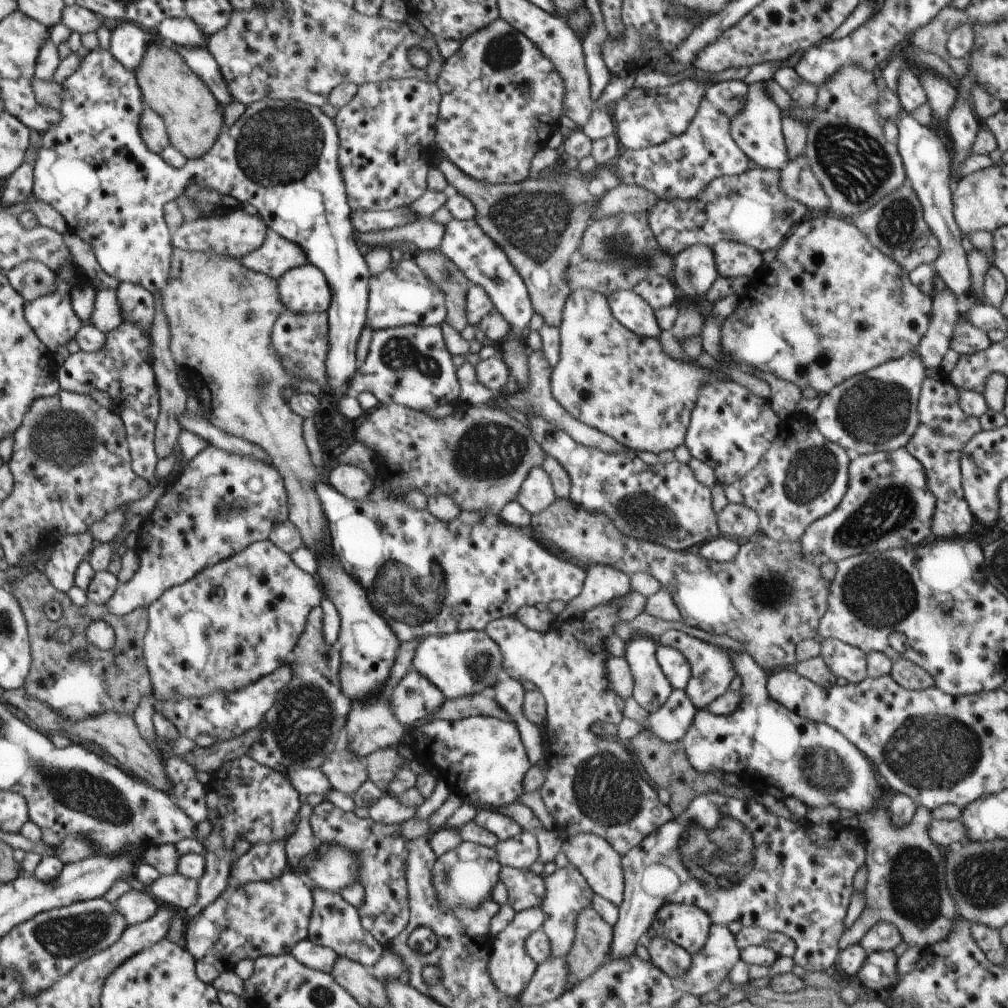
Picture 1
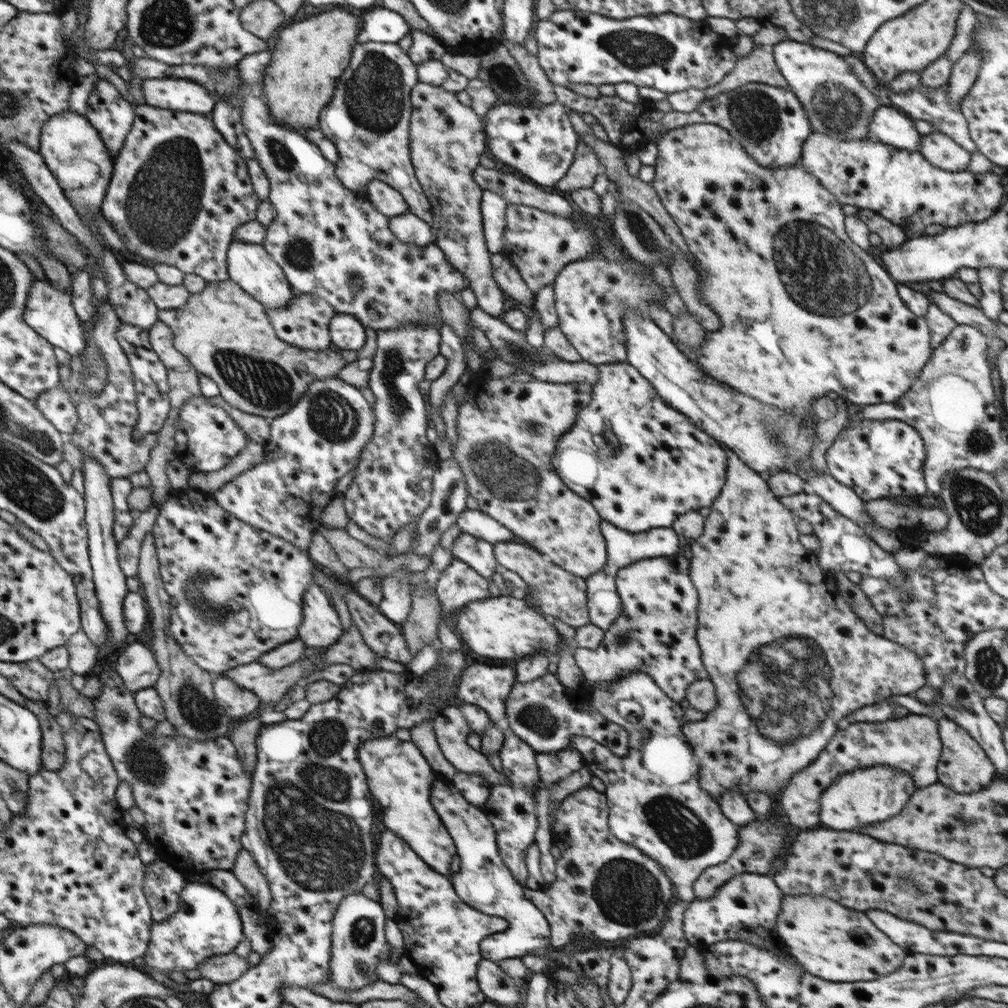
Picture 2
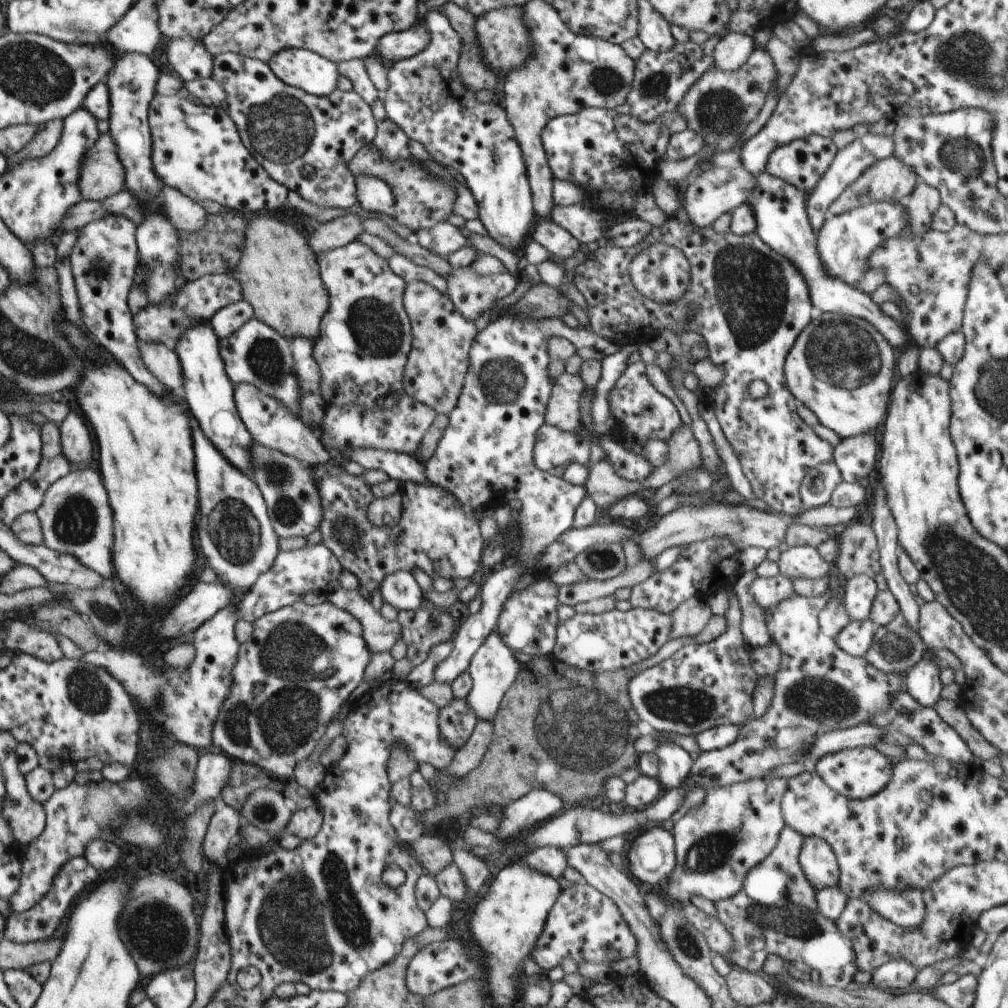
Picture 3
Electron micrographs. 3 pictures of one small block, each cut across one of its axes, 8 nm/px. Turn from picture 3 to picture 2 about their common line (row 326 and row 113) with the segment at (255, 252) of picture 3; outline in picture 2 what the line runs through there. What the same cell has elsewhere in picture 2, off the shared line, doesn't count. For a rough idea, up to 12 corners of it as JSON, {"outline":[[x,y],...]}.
{"outline":[[332,10],[272,40],[271,117],[316,127],[358,45],[360,18]]}

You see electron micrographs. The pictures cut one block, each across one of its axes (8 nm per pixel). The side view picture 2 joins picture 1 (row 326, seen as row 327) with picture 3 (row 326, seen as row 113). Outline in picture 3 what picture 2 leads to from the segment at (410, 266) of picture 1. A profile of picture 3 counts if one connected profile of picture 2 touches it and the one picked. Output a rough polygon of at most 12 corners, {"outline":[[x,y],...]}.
{"outline":[[254,316],[220,340],[226,374],[300,417],[291,342]]}

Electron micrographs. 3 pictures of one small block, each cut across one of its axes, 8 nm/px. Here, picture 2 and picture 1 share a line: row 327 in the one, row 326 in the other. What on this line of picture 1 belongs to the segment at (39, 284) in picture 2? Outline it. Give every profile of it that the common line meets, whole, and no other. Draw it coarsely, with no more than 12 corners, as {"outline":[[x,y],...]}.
{"outline":[[68,264],[54,294],[25,302],[26,322],[50,350],[85,325],[70,296],[77,277]]}

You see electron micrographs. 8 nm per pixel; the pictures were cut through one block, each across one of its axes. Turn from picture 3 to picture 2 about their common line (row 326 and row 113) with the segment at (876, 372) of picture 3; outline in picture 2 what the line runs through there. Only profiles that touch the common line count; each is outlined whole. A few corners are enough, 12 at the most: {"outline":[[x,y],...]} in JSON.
{"outline":[[792,40],[779,72],[812,132],[868,138],[881,104],[842,55]]}

